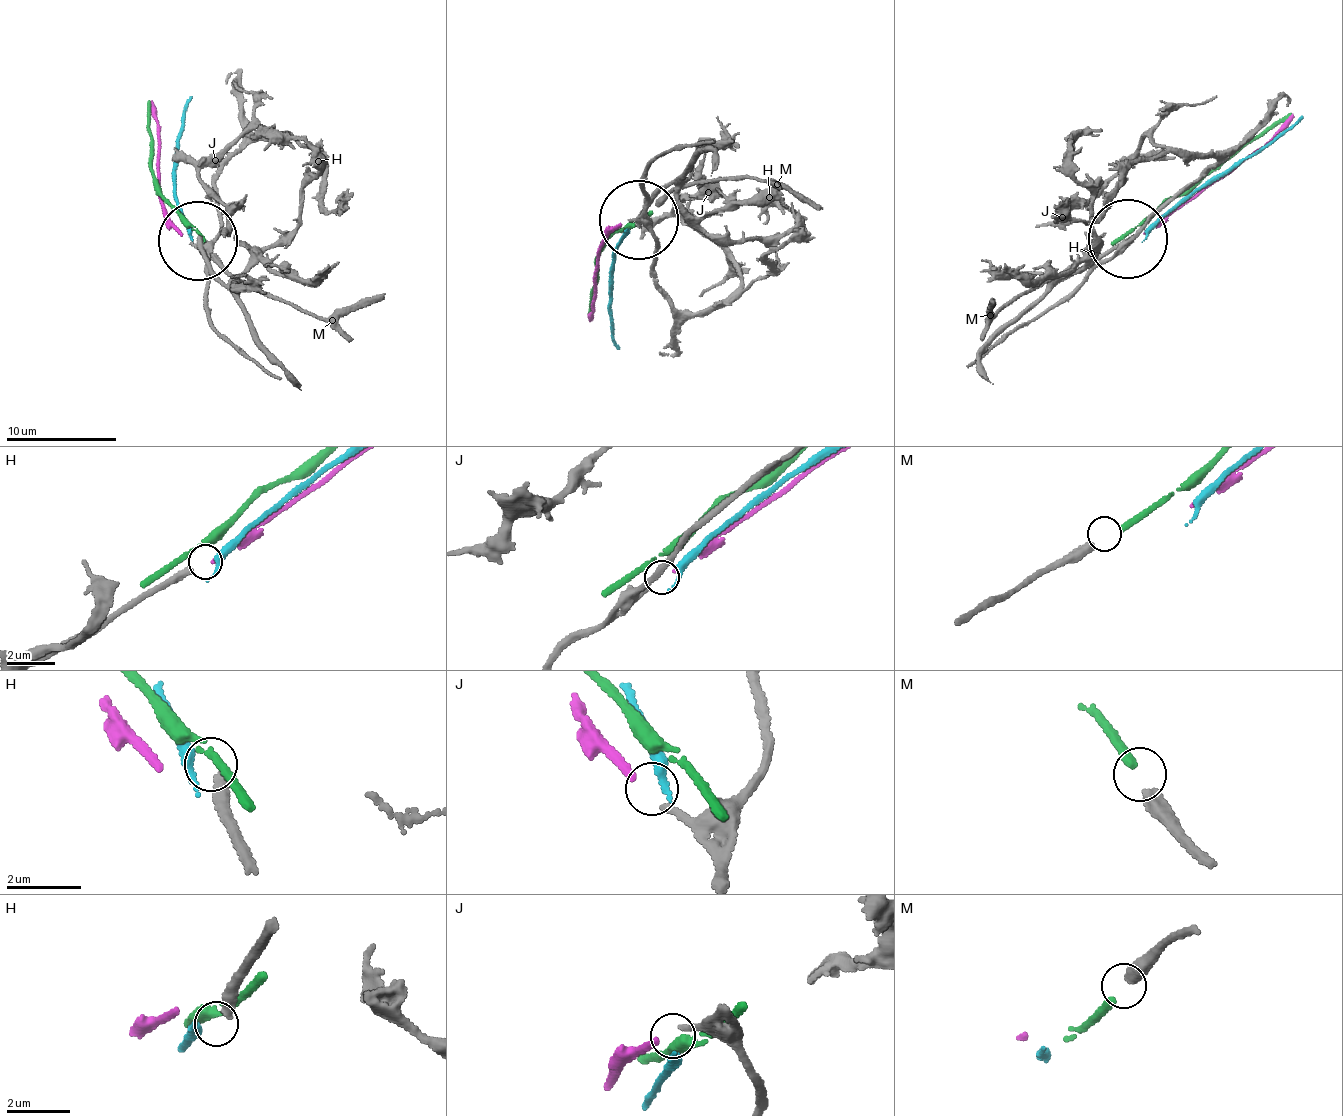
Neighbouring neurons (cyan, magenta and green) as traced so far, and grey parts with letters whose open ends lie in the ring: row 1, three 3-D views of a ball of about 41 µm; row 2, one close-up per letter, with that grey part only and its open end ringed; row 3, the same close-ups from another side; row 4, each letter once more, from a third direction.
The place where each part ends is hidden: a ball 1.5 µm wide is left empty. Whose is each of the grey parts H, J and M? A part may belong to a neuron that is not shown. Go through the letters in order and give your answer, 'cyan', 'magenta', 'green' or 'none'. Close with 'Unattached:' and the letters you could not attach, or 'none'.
H: none
J: magenta
M: green
Unattached: H

